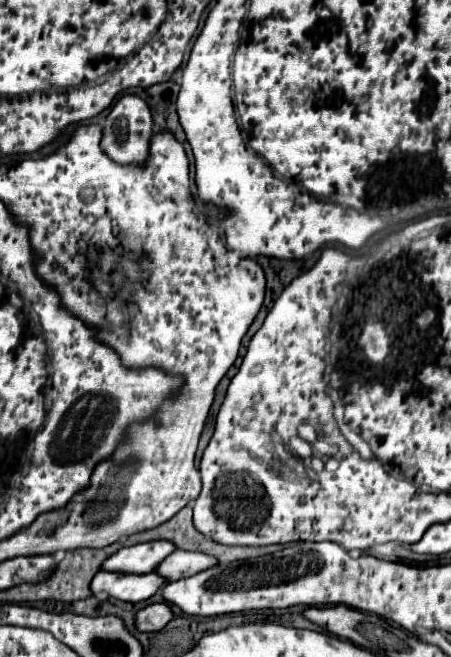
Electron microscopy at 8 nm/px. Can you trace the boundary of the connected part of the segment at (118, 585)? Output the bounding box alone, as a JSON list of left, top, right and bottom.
[91,570,167,602]

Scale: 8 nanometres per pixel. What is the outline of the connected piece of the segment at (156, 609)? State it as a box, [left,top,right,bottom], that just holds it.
[135,604,173,632]

